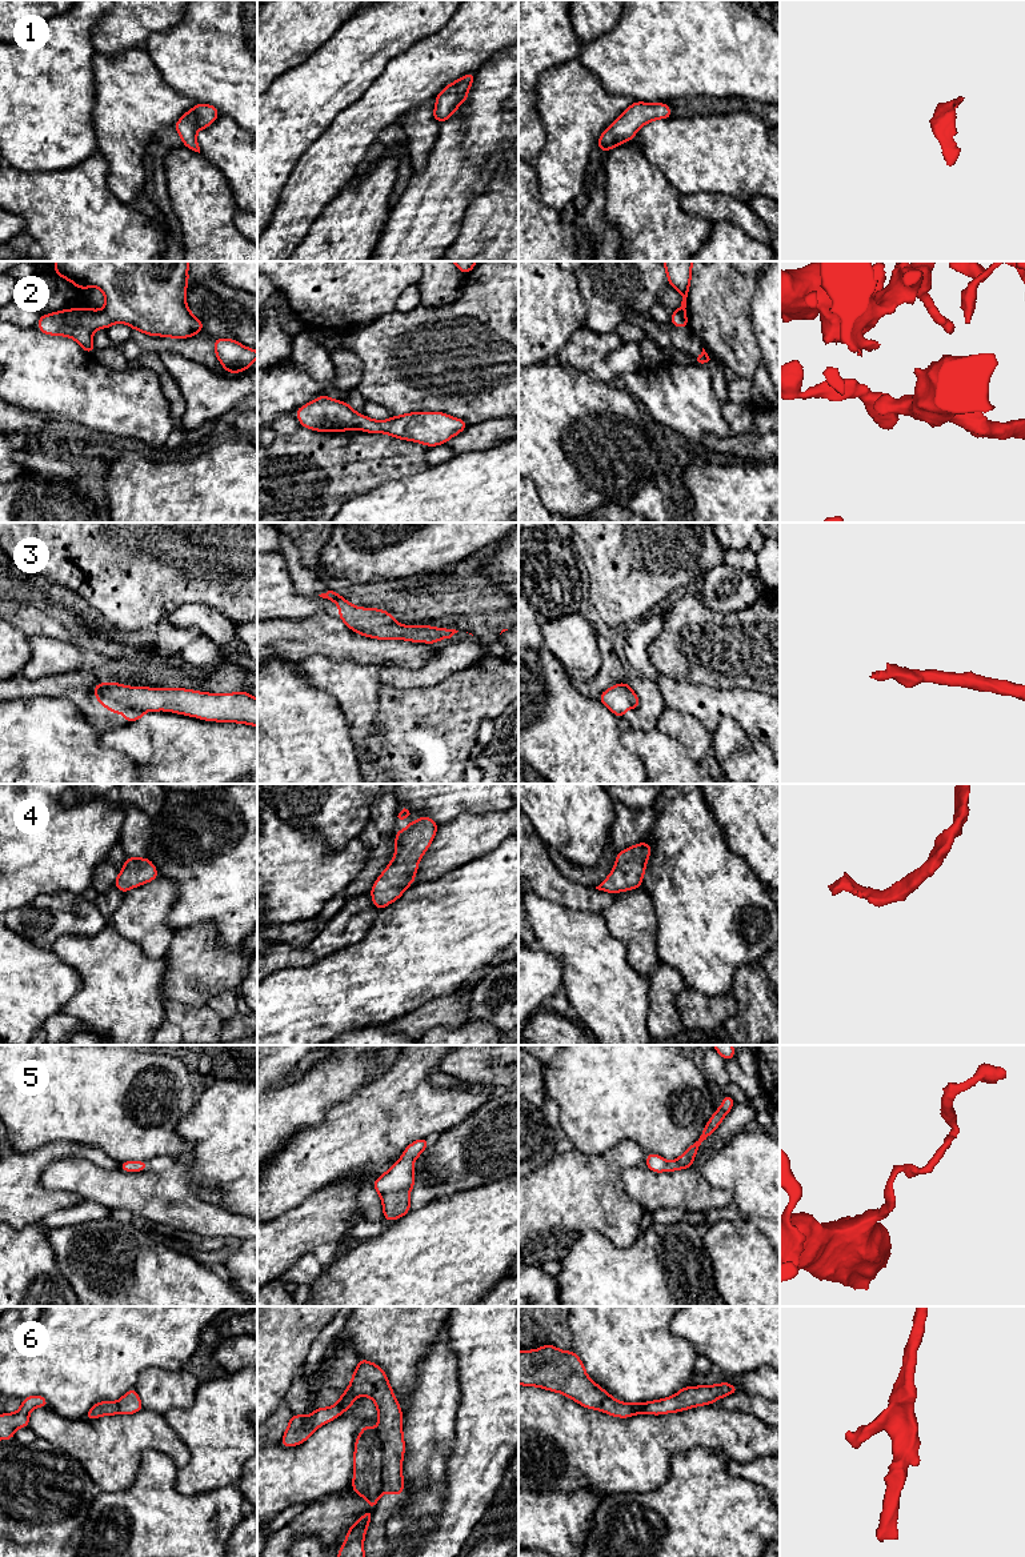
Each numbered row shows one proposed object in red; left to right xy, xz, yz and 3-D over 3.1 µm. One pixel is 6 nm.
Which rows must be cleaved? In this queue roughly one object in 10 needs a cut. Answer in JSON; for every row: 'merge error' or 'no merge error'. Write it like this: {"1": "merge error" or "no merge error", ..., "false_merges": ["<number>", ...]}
{"1": "no merge error", "2": "no merge error", "3": "no merge error", "4": "no merge error", "5": "no merge error", "6": "merge error", "false_merges": ["6"]}

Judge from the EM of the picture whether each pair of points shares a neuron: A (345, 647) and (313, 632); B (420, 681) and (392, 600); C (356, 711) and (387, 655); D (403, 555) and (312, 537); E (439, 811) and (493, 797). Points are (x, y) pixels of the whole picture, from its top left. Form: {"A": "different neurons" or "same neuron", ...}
{"A": "same neuron", "B": "different neurons", "C": "different neurons", "D": "different neurons", "E": "same neuron"}

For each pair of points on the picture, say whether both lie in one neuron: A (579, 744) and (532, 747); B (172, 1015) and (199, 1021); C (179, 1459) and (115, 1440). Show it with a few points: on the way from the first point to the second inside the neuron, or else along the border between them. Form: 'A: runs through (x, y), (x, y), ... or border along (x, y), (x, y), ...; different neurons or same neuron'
A: runs through (567, 743), (544, 743); same neuron
B: runs through (179, 1015), (192, 1021); same neuron
C: runs through (164, 1443), (161, 1440), (131, 1440); same neuron

